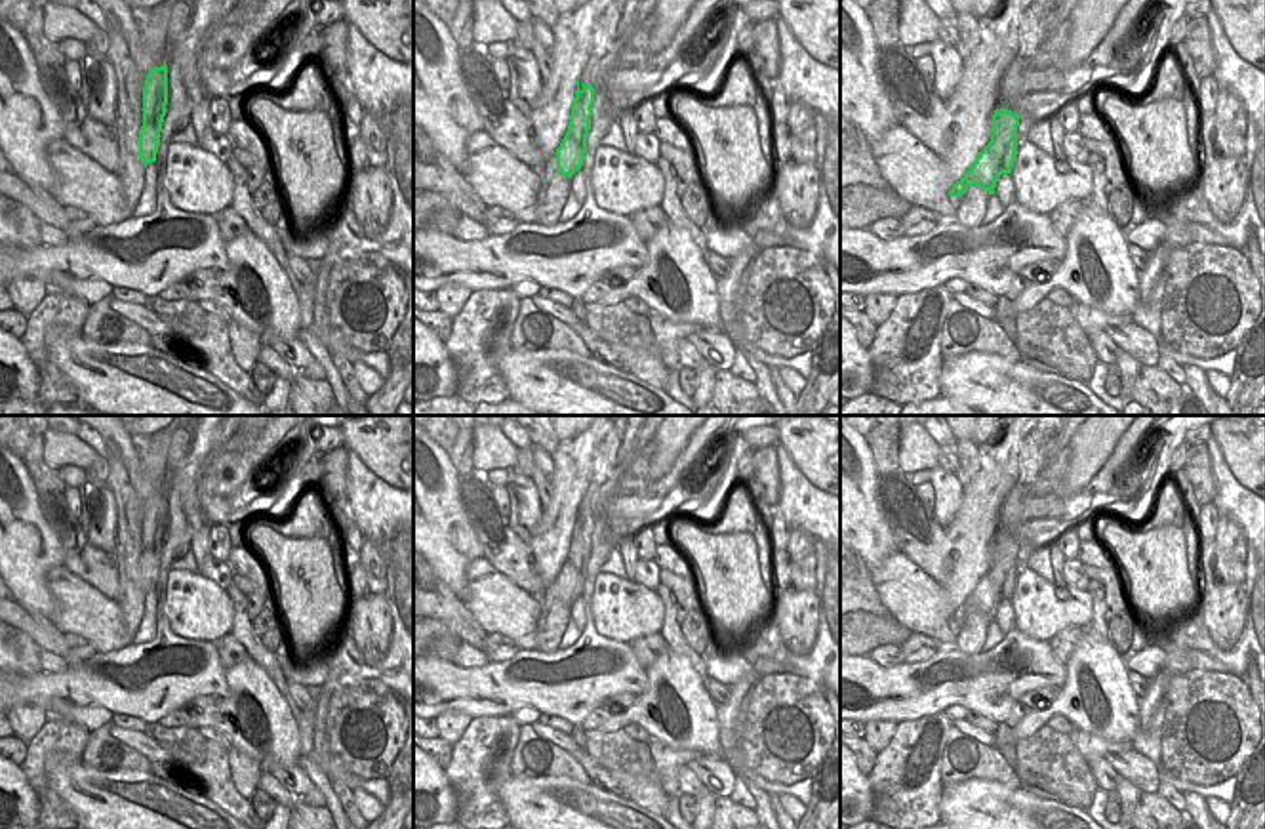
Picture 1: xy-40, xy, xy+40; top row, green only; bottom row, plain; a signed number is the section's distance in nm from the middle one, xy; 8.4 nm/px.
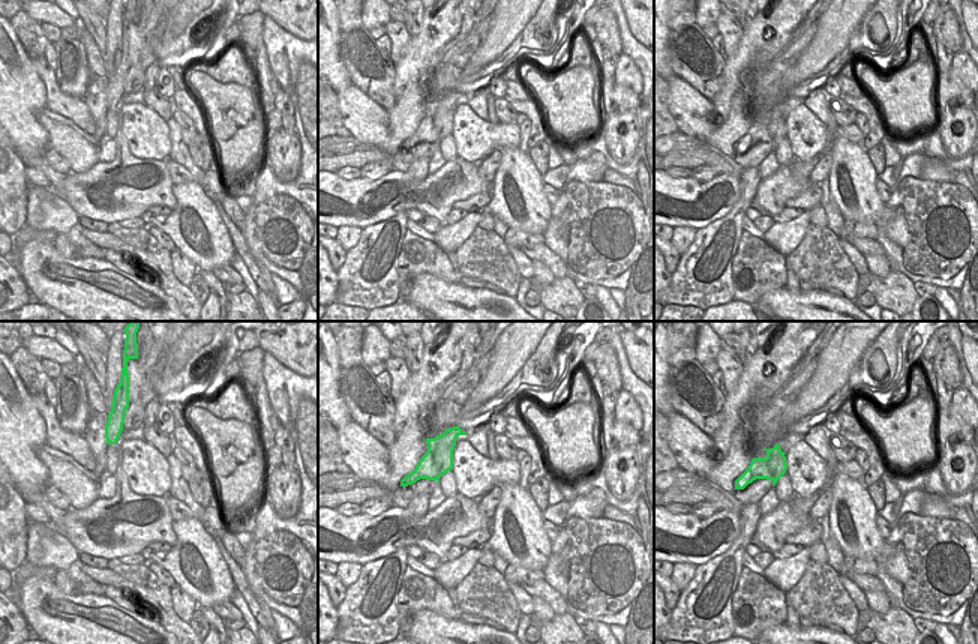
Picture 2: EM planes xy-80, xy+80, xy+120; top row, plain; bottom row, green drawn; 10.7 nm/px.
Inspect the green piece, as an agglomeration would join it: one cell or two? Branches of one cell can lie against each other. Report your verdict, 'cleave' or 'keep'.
cleave

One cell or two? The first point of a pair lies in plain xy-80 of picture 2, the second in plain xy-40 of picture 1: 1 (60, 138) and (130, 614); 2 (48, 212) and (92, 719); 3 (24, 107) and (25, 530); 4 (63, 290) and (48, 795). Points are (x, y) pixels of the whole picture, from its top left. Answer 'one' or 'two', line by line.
1: two
2: one
3: one
4: two

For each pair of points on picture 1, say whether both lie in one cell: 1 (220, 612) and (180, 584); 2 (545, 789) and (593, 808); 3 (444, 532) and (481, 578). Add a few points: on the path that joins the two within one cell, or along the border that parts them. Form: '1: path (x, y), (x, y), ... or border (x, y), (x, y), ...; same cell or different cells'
1: path (210, 612), (187, 593); same cell
2: path (557, 801), (564, 808), (582, 808); same cell
3: border (482, 557), (477, 557), (465, 568), (463, 603); different cells

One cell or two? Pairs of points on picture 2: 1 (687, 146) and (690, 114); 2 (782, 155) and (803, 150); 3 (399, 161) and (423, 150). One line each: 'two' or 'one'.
1: two
2: two
3: one

